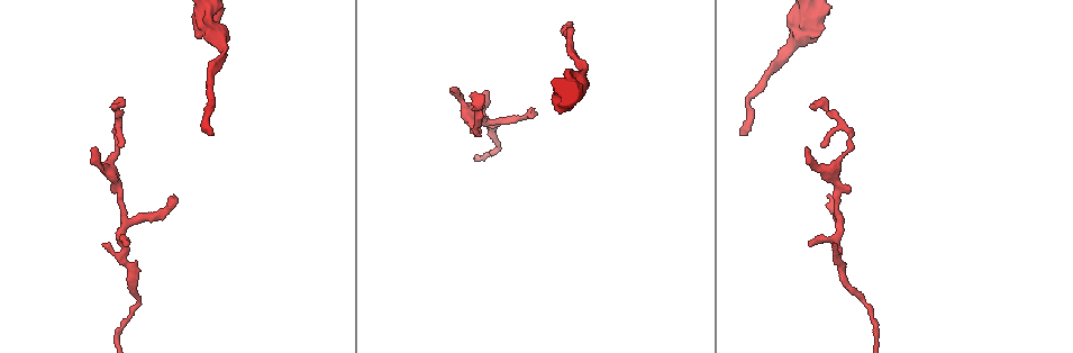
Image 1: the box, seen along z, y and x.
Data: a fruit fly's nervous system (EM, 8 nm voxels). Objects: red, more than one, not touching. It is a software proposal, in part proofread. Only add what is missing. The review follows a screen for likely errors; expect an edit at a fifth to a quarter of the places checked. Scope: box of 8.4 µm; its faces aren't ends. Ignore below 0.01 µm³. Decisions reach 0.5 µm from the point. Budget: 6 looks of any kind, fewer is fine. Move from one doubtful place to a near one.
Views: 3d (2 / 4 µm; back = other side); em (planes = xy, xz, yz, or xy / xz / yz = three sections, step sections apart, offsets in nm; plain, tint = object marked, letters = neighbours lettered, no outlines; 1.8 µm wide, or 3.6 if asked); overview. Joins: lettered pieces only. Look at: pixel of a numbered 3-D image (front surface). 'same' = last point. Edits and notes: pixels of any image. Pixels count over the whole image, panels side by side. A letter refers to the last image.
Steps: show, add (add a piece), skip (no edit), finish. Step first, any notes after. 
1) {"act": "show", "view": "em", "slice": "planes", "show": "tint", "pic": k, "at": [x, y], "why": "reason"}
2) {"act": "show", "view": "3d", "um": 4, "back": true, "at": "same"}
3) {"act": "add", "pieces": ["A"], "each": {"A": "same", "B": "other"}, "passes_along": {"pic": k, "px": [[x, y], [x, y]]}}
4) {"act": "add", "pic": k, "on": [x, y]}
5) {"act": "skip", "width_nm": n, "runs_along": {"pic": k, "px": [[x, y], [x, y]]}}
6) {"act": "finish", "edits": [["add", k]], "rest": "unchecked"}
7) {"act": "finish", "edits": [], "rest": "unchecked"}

{"act": "show", "view": "3d", "um": 2, "back": true, "pic": 1, "at": [91, 148], "why": "branch stops here"}

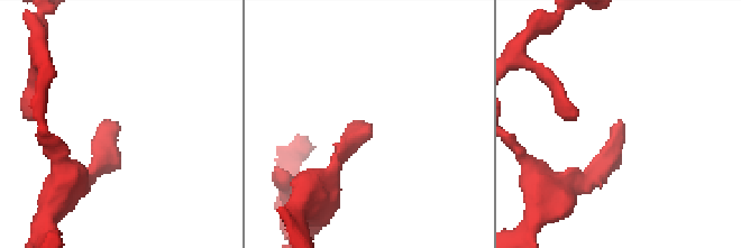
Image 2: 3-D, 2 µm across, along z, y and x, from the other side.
{"act": "show", "view": "em", "slice": "planes", "show": "letters", "pic": 2, "at": [115, 124], "why": "shape alone is not enough"}

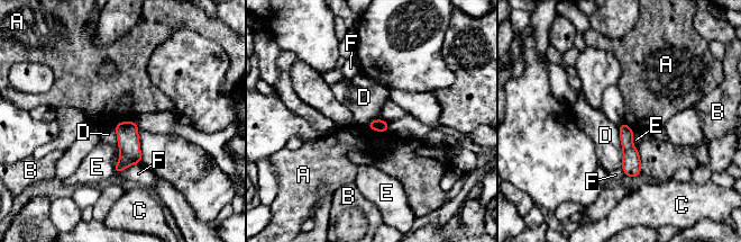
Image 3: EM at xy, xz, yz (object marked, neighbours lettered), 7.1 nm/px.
{"act": "skip", "each": {"A": "other", "B": "other", "C": "other", "D": "other", "E": "other", "F": "other"}, "border": {"pic": 3, "px": [[140, 162], [135, 162], [117, 173]]}, "found": "no lettered piece goes on from it"}

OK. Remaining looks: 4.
{"act": "show", "view": "3d", "um": 2, "pic": 1, "at": [827, 194]}

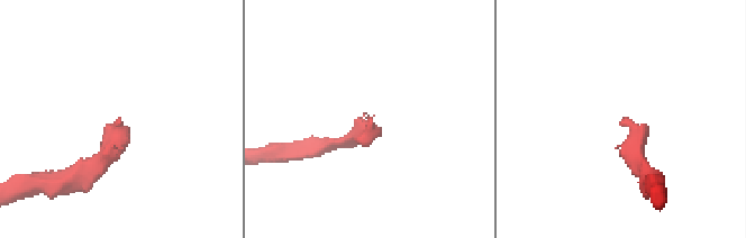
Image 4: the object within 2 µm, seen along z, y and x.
{"act": "show", "view": "em", "slice": "planes", "show": "plain", "pic": 4, "at": [371, 118], "why": "need the tissue"}

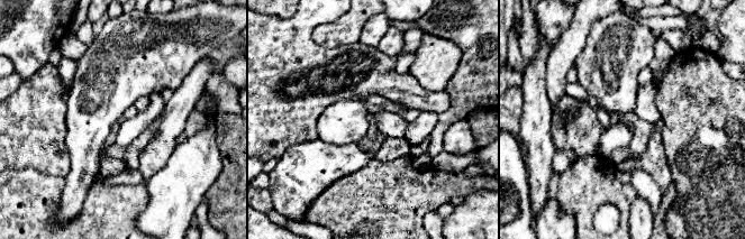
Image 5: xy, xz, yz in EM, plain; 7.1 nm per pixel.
{"act": "show", "view": "em", "slice": "planes", "show": "letters", "at": "same", "why": "what lies round it"}

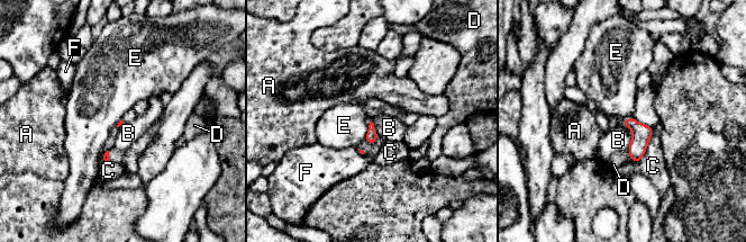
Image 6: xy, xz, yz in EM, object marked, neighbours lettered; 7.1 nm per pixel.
{"act": "add", "pieces": ["D"], "each": {"A": "other", "B": "other", "C": "other", "D": "same", "E": "other", "F": "other"}, "passes_along": {"pic": 6, "px": [[642, 134], [629, 153], [617, 159]]}, "found": "it goes on there"}

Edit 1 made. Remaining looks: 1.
{"act": "show", "view": "em", "um": 3.6, "slice": "planes", "show": "letters", "pic": 1, "at": [742, 133], "why": "end of a long branch"}

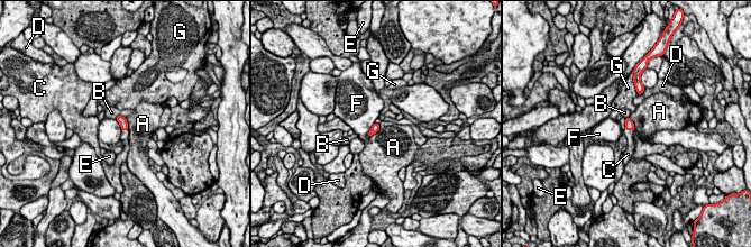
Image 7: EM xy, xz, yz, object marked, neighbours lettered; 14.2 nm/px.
{"act": "add", "pieces": ["C"], "width_nm": 120, "longest_contact_nm": ["A", 240], "each": {"A": "other", "B": "other", "C": "same", "D": "other", "E": "other", "F": "other", "G": "other"}, "found": "it goes on there"}

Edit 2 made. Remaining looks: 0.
{"act": "finish", "edits": [["add", 6], ["add", 7]], "rest": "unchecked"}

